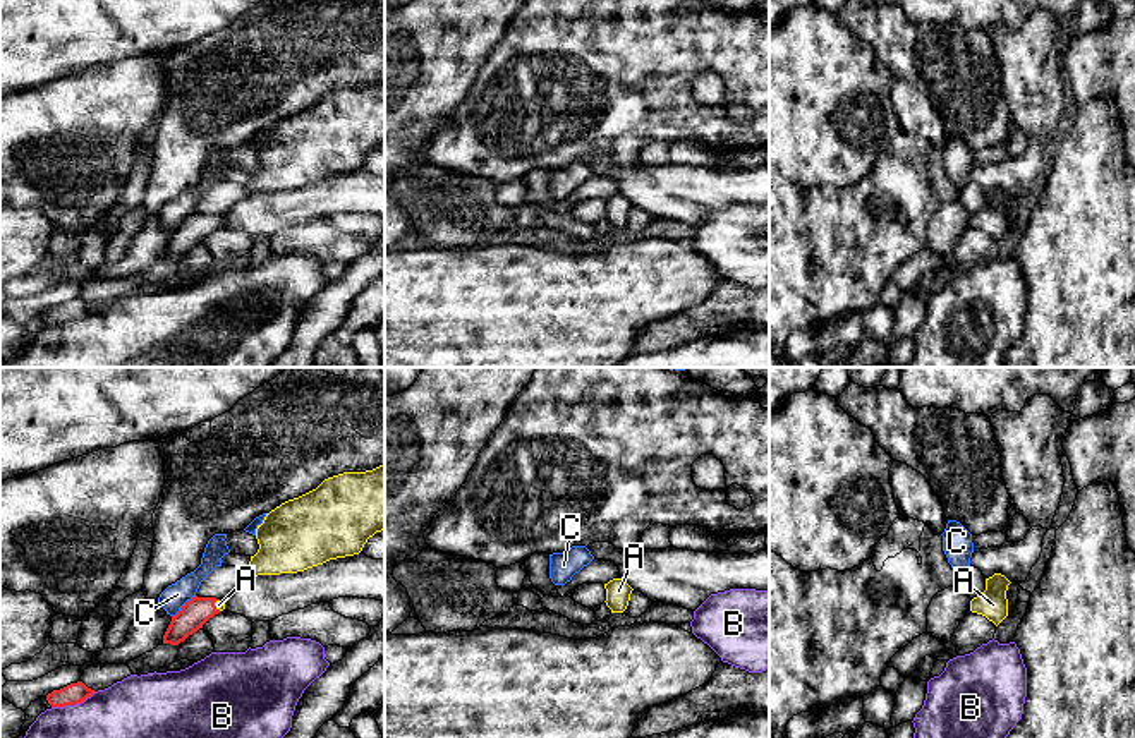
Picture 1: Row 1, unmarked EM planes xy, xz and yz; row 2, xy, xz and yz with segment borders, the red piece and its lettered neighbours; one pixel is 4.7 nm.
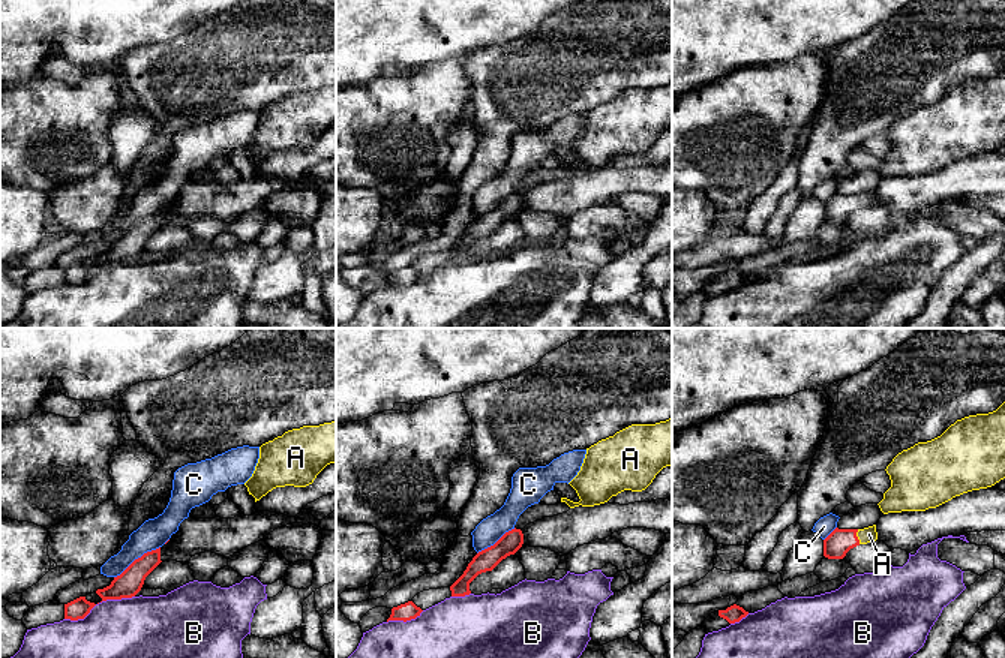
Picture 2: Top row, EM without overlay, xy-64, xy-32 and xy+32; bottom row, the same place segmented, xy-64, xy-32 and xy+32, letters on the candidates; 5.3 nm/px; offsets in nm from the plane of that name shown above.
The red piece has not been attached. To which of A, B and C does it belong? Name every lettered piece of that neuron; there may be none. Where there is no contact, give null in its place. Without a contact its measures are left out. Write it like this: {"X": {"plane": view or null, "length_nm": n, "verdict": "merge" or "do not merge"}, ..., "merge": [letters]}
{"A": {"plane": "xy", "length_nm": 60, "verdict": "merge"}, "B": {"plane": "xy", "length_nm": 220, "verdict": "do not merge"}, "C": {"plane": "xy", "length_nm": 160, "verdict": "do not merge"}, "merge": ["A"]}

